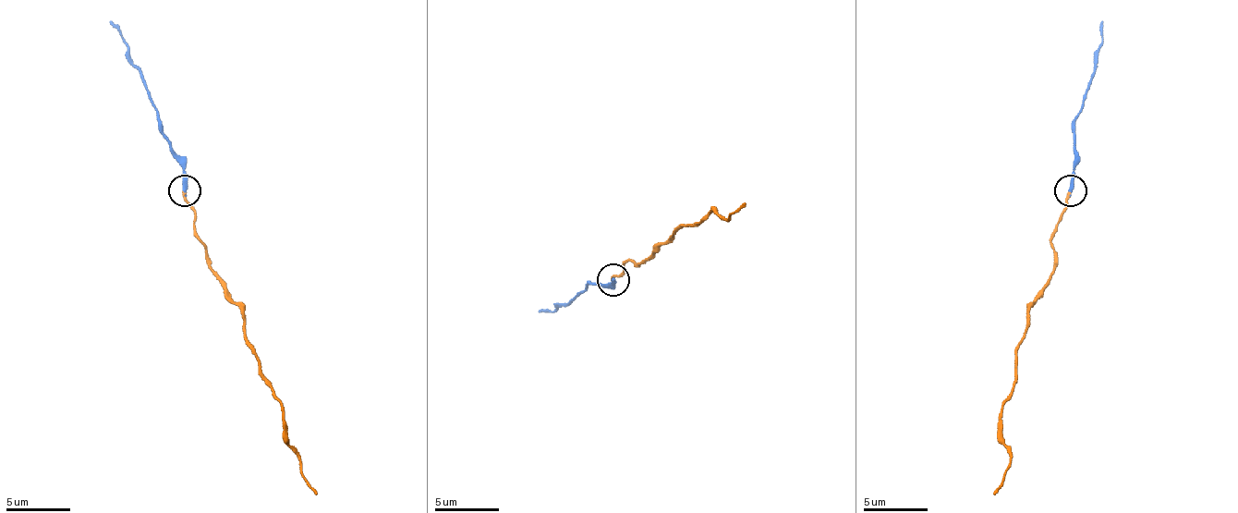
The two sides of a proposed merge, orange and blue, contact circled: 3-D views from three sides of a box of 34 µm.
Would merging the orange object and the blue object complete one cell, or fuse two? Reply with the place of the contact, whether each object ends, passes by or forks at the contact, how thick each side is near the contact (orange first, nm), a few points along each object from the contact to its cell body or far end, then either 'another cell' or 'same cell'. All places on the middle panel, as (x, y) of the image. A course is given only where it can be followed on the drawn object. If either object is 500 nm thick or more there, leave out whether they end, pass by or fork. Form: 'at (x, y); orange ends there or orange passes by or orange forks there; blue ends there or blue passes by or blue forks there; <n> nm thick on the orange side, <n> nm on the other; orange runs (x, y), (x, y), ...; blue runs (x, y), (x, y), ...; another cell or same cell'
at (612, 279); orange ends there; blue ends there; 240 nm thick on the orange side, 280 nm on the other; orange runs (612, 278), (628, 262), (641, 262), (683, 226), (689, 226), (709, 211), (728, 220), (744, 204); blue runs (612, 278), (612, 282), (602, 285), (589, 285), (553, 311), (538, 311); same cell

